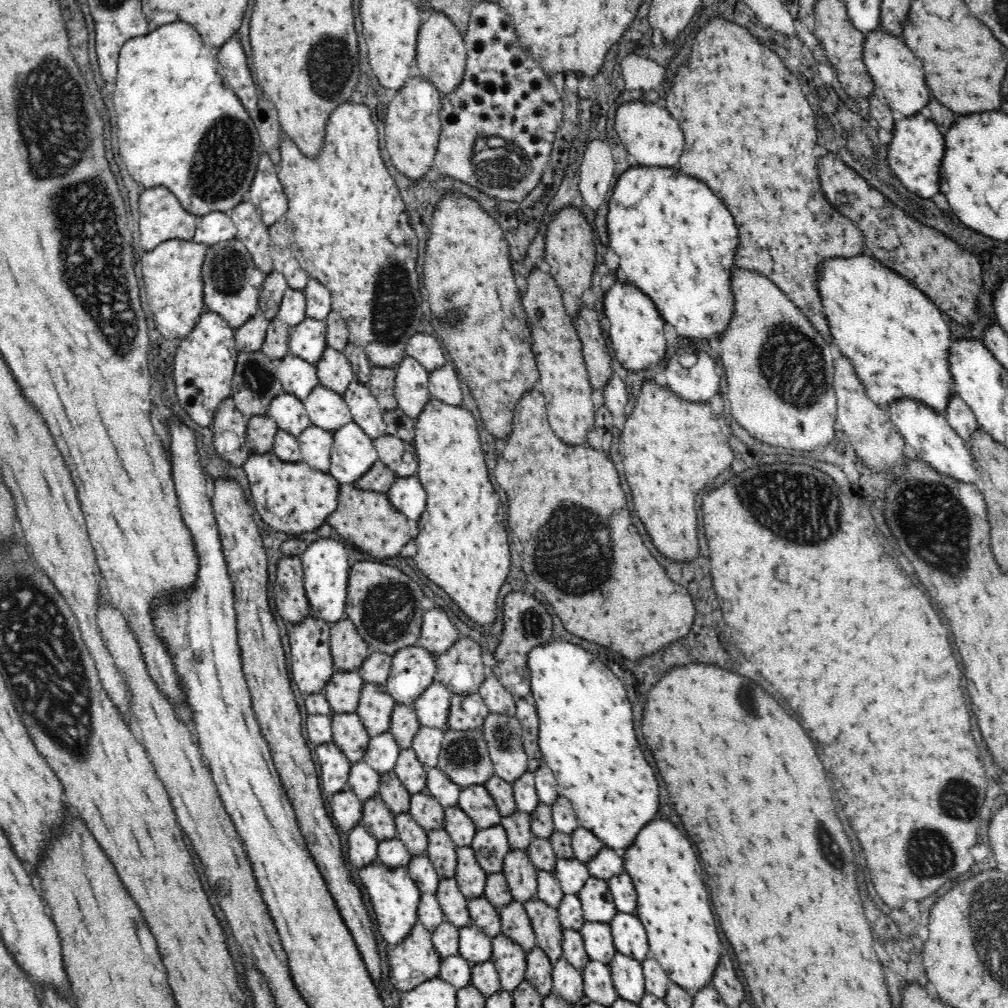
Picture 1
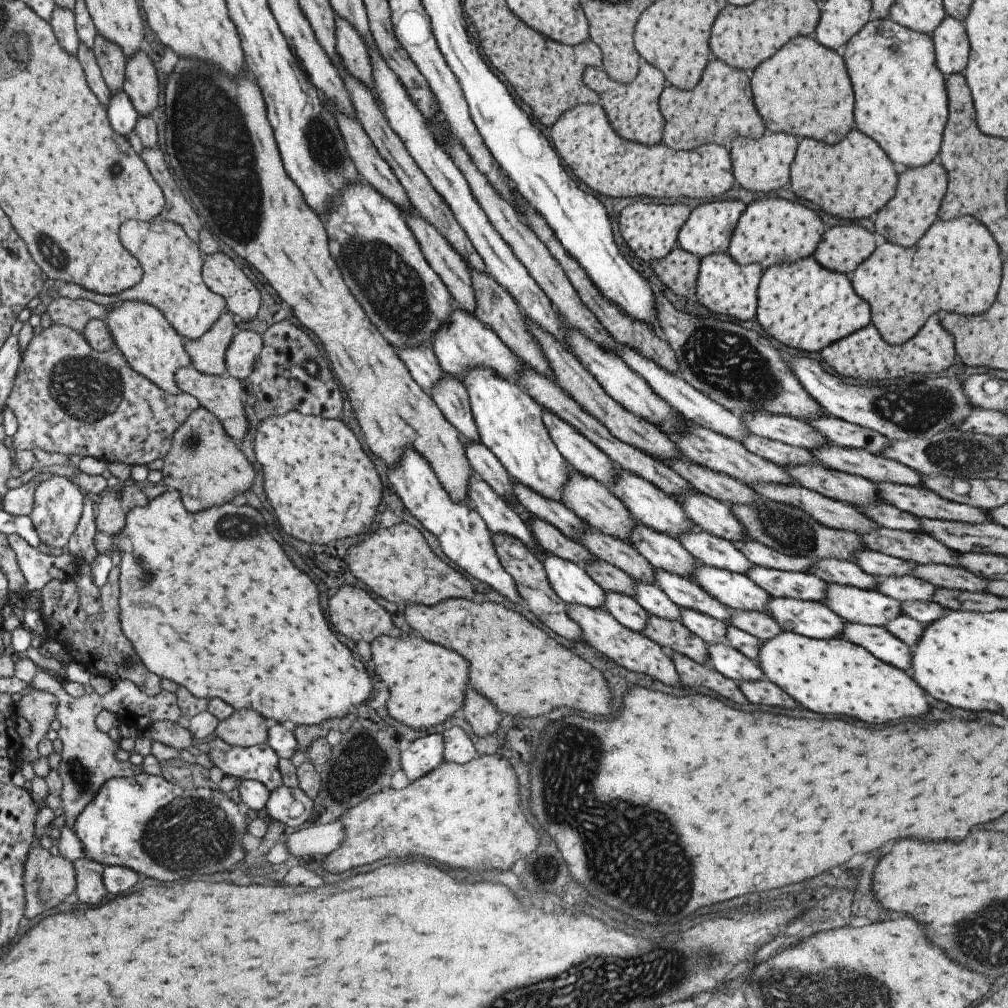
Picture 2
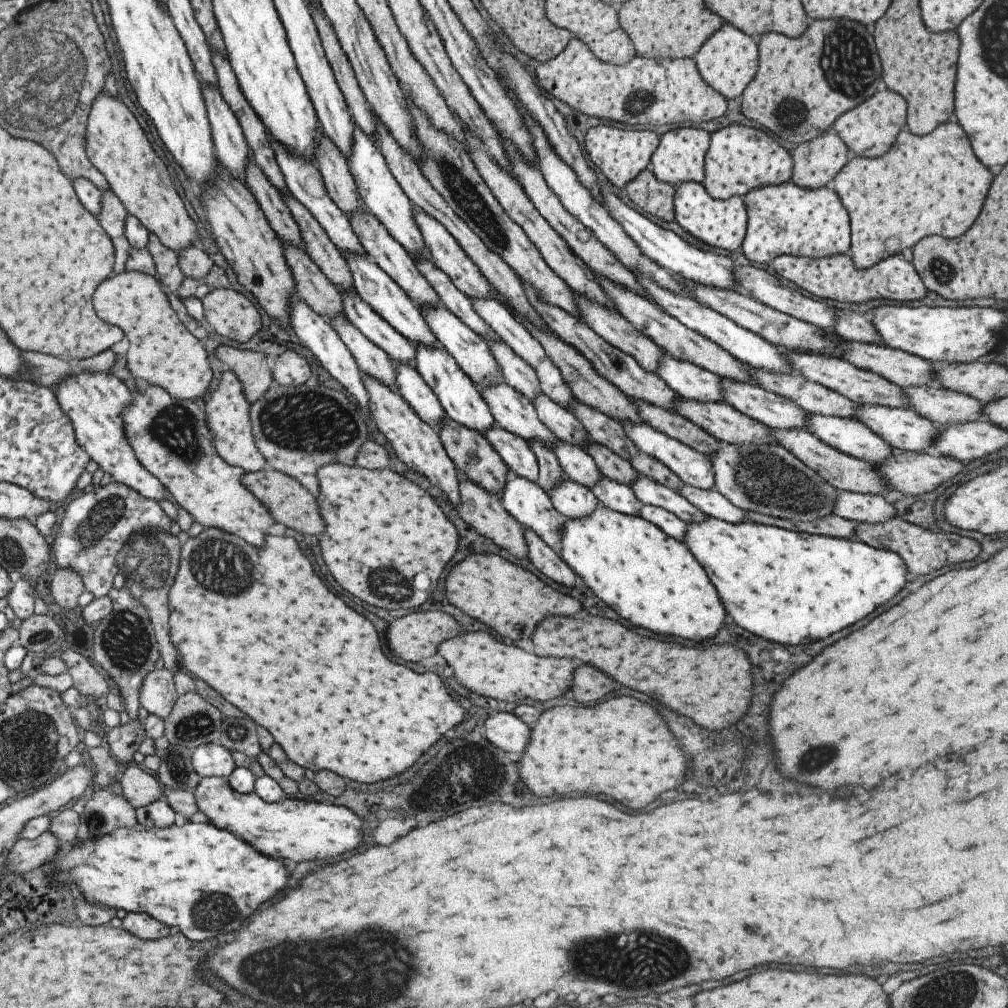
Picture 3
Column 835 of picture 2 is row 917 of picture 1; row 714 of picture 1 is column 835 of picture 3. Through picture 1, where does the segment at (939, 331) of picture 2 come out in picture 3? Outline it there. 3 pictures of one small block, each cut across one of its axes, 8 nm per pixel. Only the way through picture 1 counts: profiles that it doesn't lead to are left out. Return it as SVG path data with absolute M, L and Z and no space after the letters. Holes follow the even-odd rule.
M847 253L832 255L821 259L812 257L797 257L792 255L782 255L776 257L771 263L774 272L780 274L782 278L794 282L802 290L808 290L810 294L818 298L830 298L838 302L868 302L868 300L896 300L896 302L912 302L912 300L922 300L928 290L921 276L917 273L912 262L904 259L902 253L892 255L881 260L869 269L858 269L854 266L852 257Z

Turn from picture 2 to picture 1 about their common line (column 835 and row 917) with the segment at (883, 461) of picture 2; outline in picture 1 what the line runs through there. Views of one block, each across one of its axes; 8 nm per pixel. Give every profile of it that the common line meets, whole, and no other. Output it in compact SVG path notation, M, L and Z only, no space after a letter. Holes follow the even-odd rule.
M455 878L441 879L435 896L446 921L459 929L472 922L468 911L468 899L461 893Z

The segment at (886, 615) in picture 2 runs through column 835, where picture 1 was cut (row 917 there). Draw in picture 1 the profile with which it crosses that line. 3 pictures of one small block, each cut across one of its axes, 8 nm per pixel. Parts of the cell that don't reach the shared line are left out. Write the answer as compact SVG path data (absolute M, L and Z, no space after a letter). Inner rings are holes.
M590 876L578 895L586 921L609 924L618 912L610 887L604 880Z

